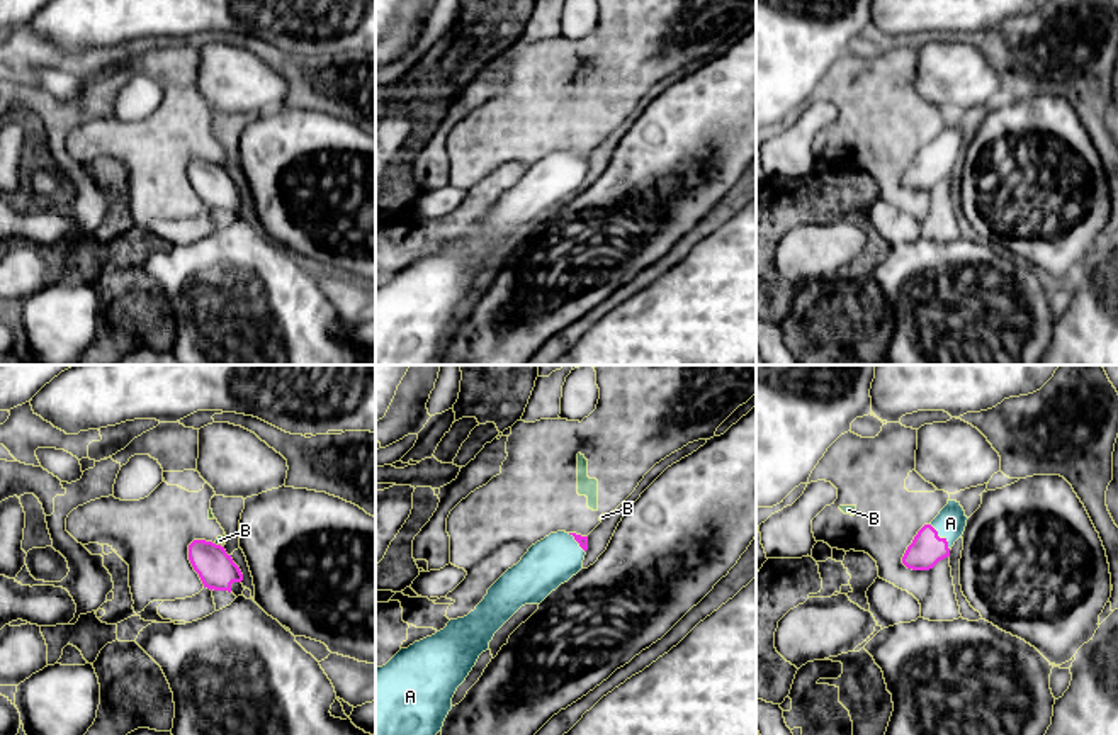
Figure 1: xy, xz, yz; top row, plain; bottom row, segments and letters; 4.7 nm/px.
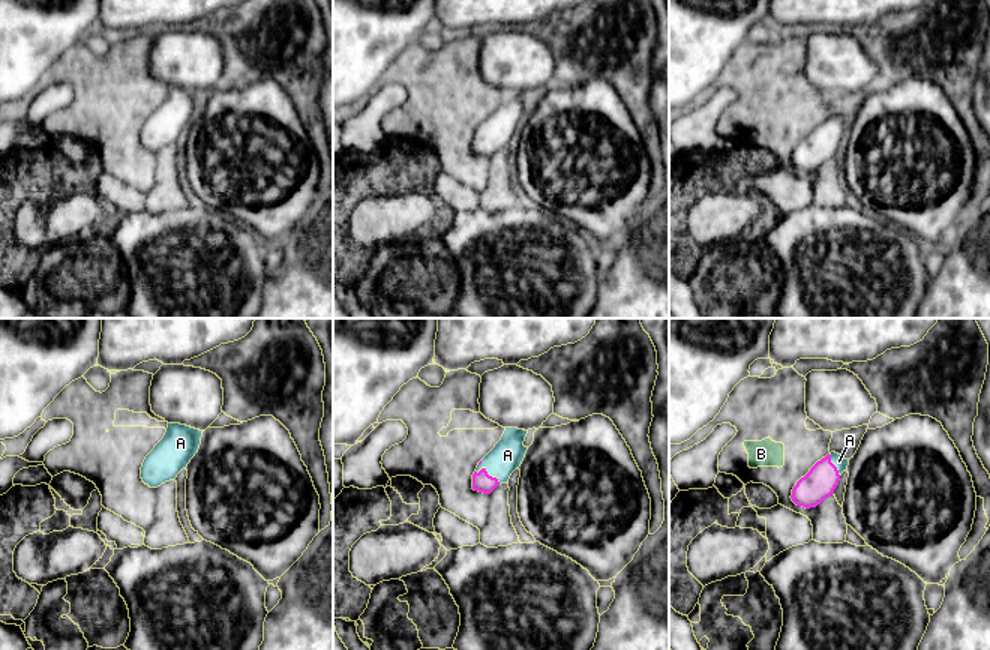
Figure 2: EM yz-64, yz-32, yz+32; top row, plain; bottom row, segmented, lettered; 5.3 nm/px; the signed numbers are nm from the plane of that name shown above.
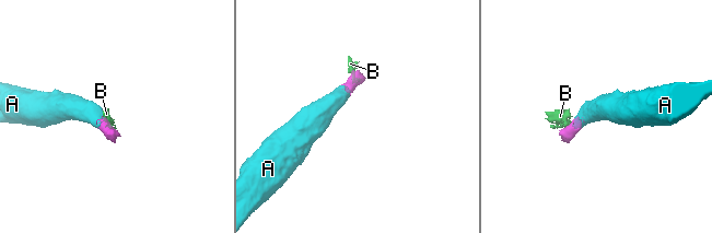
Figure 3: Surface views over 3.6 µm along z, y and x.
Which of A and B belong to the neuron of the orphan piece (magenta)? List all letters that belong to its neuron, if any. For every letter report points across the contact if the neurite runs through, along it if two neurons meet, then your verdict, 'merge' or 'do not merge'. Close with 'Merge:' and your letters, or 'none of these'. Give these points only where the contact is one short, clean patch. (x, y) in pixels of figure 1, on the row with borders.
A: across yz (928, 549), (938, 537), (950, 523) | merge
B: along xy (214, 542), (221, 547) | do not merge
Merge: A

